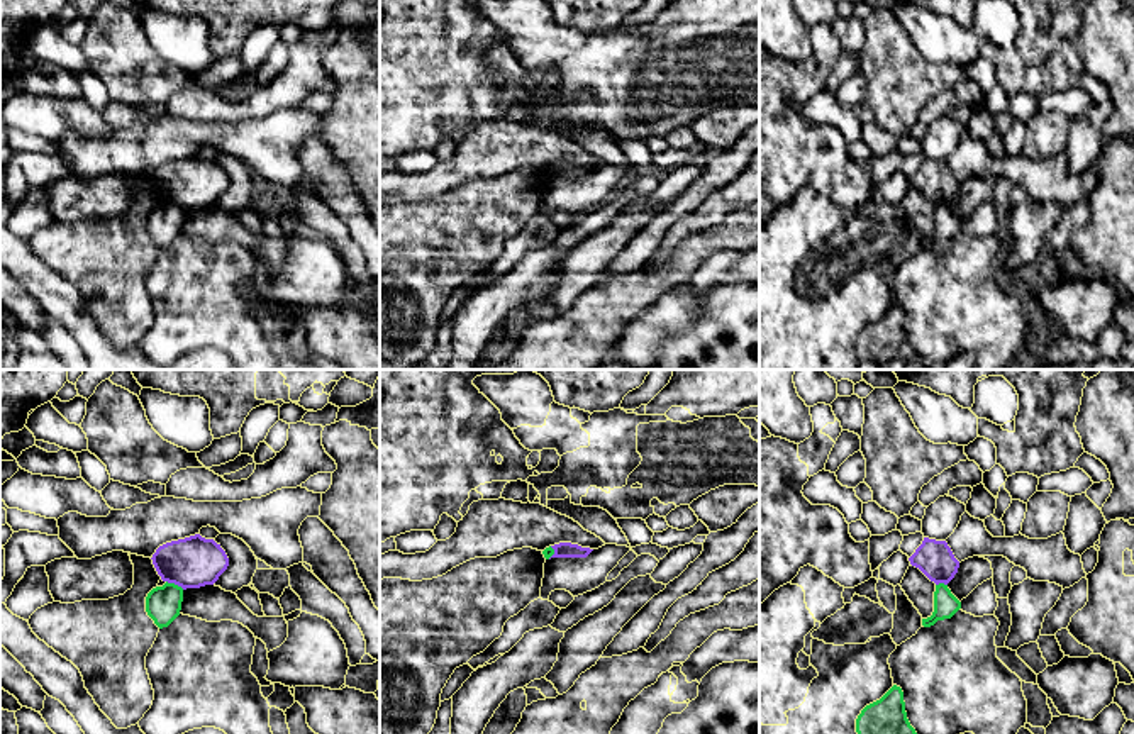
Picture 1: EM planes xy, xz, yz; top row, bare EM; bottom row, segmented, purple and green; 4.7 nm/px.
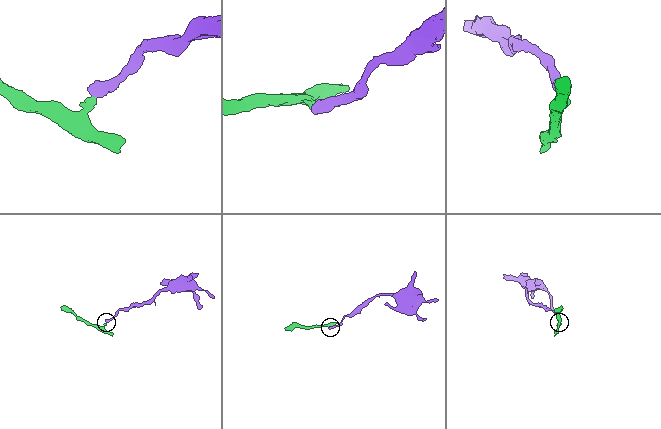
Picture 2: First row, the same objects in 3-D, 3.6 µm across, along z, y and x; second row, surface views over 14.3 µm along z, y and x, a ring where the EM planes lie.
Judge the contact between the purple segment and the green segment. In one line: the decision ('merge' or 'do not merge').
do not merge

